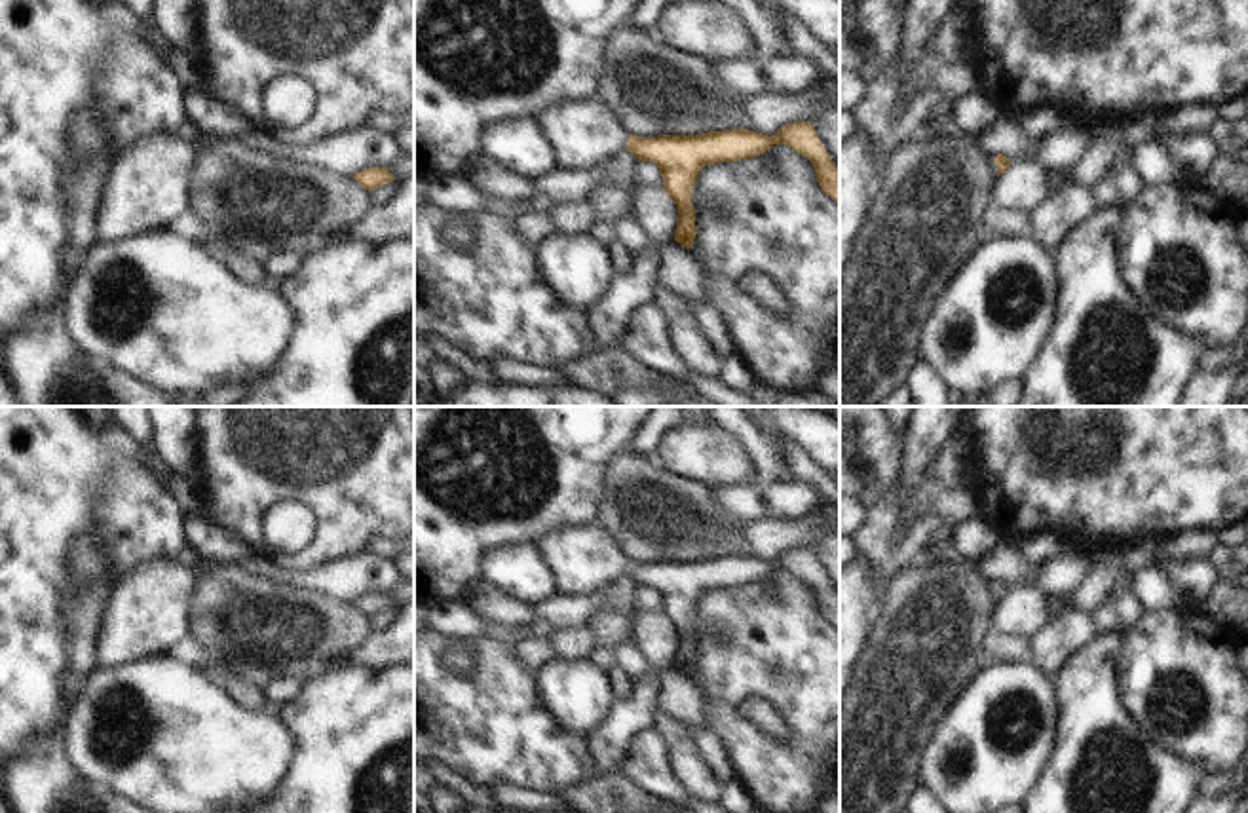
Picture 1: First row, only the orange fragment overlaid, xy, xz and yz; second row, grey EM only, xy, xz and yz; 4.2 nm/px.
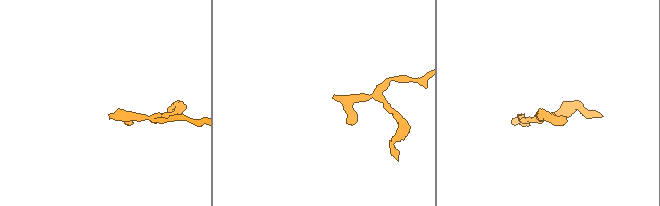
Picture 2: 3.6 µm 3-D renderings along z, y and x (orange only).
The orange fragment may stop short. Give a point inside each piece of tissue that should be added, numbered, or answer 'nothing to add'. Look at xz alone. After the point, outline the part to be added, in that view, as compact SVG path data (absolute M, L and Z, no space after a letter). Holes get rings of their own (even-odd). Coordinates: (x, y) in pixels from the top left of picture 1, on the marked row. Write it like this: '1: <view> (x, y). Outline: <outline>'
1: xz (584, 133). Outline: M598 97L545 108L536 122L557 152L557 167L566 171L606 163L629 141L617 116Z

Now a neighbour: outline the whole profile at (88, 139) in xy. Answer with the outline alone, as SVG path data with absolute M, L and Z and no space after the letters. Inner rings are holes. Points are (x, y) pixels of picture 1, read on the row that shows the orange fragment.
M82 112L72 127L72 150L80 161L72 167L70 237L65 256L65 291L85 251L97 243L101 192L112 161L106 135L91 112Z

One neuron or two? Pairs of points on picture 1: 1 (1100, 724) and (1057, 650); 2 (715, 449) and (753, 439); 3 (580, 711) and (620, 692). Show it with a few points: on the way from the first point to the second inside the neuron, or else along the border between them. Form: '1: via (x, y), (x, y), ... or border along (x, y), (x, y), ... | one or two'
1: border along (1095, 633), (1053, 679) | two
2: border along (718, 426), (739, 441), (755, 477) | two
3: border along (605, 671), (614, 699) | two

